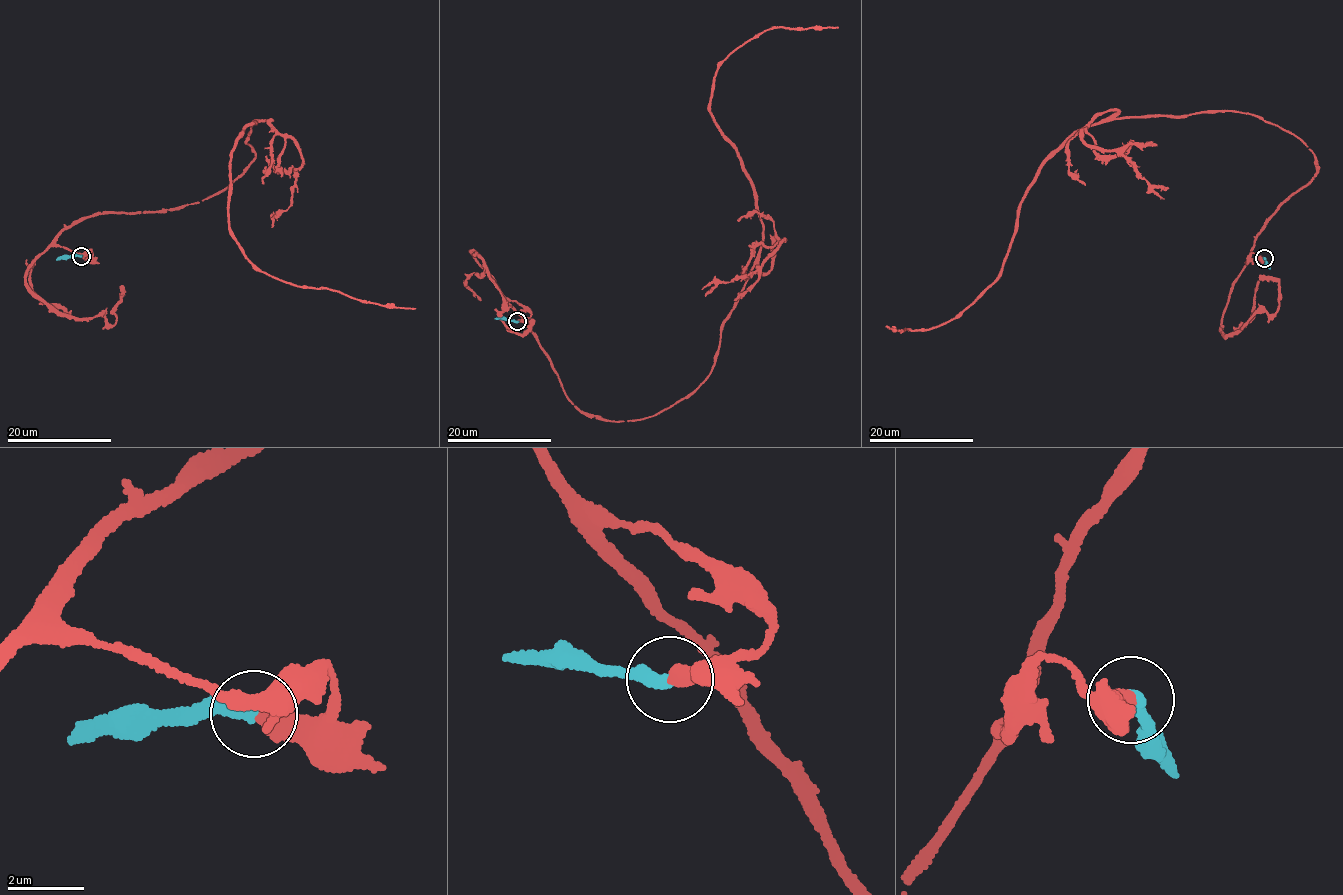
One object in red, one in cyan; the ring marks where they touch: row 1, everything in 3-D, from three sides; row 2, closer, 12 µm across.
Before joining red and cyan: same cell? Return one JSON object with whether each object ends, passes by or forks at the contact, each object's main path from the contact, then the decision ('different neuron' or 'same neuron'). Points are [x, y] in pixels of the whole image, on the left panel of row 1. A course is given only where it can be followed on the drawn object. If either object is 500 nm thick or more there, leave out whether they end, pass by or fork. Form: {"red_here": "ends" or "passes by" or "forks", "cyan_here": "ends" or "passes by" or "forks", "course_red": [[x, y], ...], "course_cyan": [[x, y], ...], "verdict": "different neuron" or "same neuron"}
{"red_here": "ends", "cyan_here": "ends", "course_red": [[81, 256], [56, 236], [83, 219], [229, 187], [252, 120], [230, 164], [240, 251], [416, 308]], "course_cyan": [[81, 256], [57, 259]], "verdict": "same neuron"}

